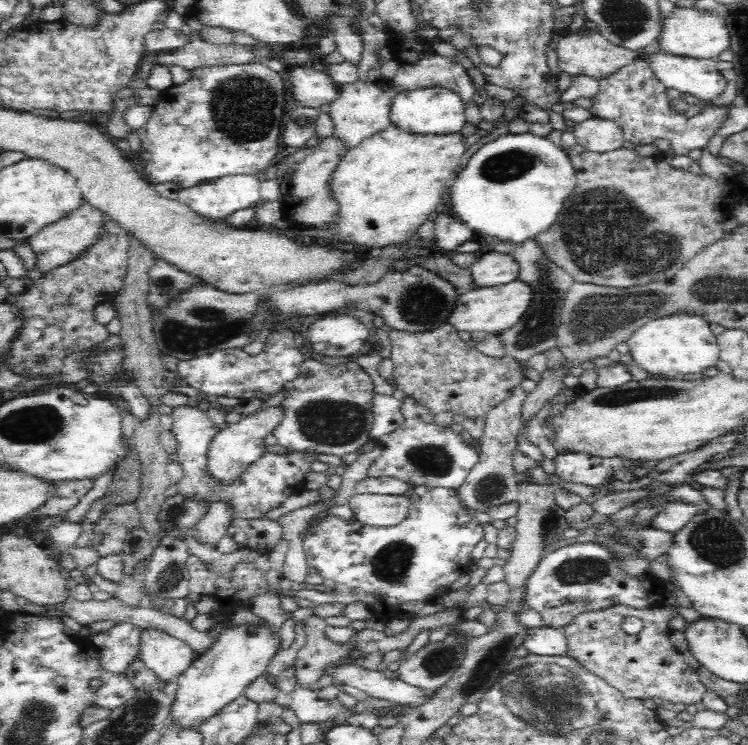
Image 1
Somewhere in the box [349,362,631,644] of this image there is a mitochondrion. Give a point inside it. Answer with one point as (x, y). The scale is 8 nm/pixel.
(392, 563)

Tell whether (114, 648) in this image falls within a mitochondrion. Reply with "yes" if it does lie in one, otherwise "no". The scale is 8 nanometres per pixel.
no

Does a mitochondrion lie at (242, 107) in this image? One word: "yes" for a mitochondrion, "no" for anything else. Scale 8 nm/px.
yes

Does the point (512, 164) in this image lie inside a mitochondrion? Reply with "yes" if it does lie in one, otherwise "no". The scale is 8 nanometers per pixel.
yes

